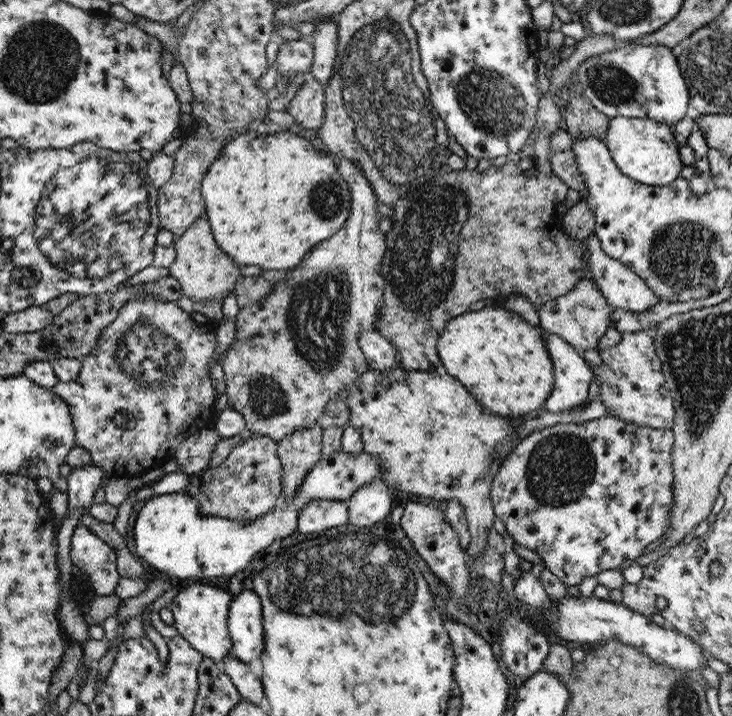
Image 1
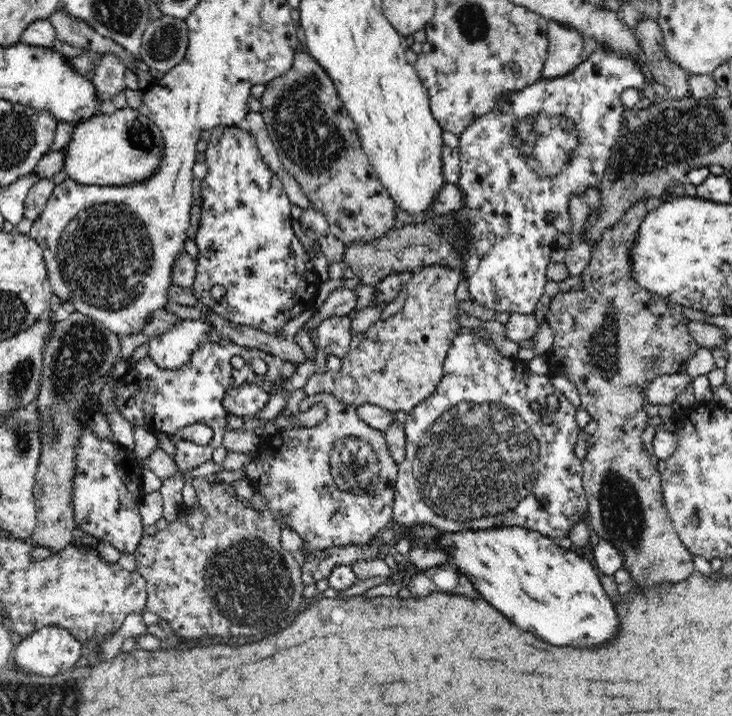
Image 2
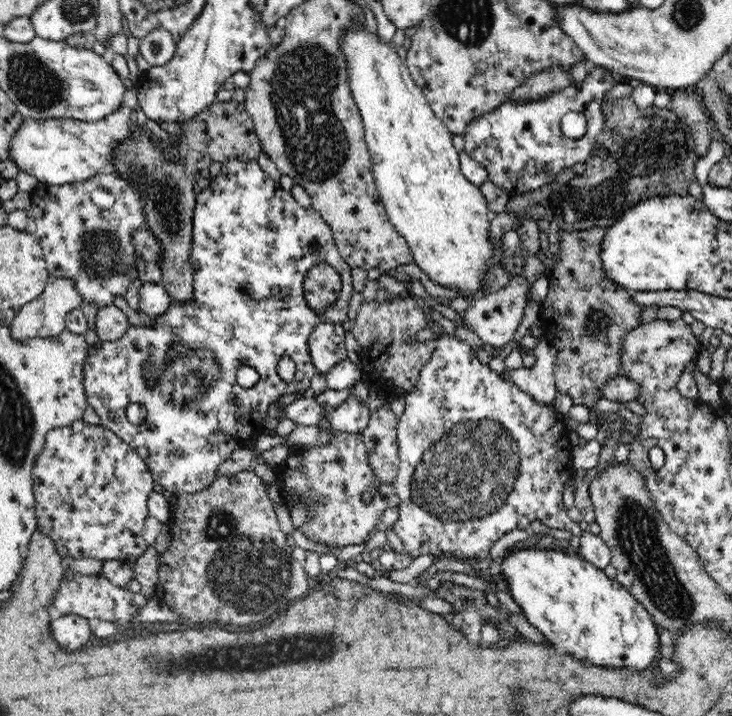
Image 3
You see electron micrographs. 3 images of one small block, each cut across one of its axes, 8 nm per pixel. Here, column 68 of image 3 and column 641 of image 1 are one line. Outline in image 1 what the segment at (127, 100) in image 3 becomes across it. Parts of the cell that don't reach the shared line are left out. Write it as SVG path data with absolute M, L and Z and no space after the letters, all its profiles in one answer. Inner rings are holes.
M617 117L610 119L604 141L616 166L628 178L647 186L667 186L677 180L684 168L674 129L674 125L650 119Z

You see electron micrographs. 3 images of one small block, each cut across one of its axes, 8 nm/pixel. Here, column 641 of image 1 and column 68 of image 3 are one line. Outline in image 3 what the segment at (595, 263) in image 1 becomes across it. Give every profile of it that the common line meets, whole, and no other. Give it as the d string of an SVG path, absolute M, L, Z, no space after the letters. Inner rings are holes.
M64 277L50 278L42 294L32 302L27 302L13 318L9 327L11 335L18 341L25 341L34 337L55 337L66 331L66 314L74 308L80 309L83 305L82 295L76 290L74 279Z

